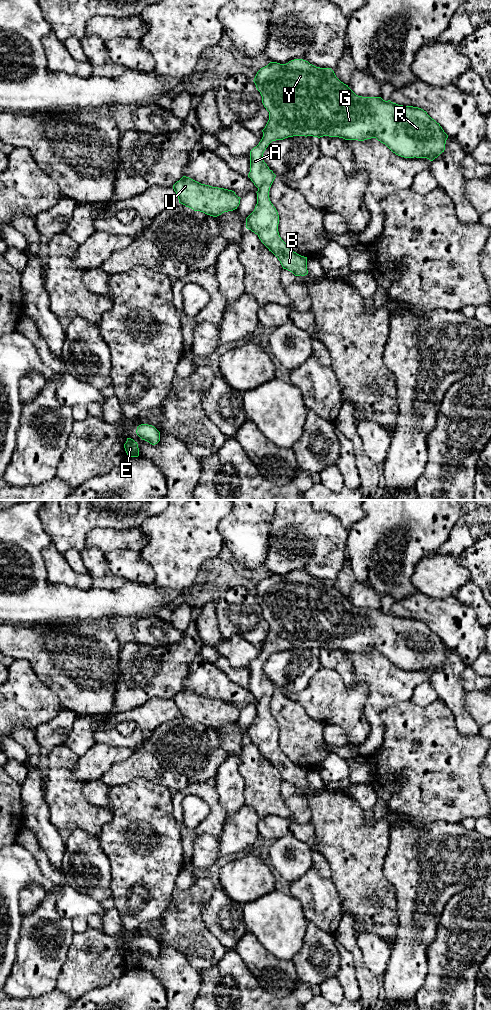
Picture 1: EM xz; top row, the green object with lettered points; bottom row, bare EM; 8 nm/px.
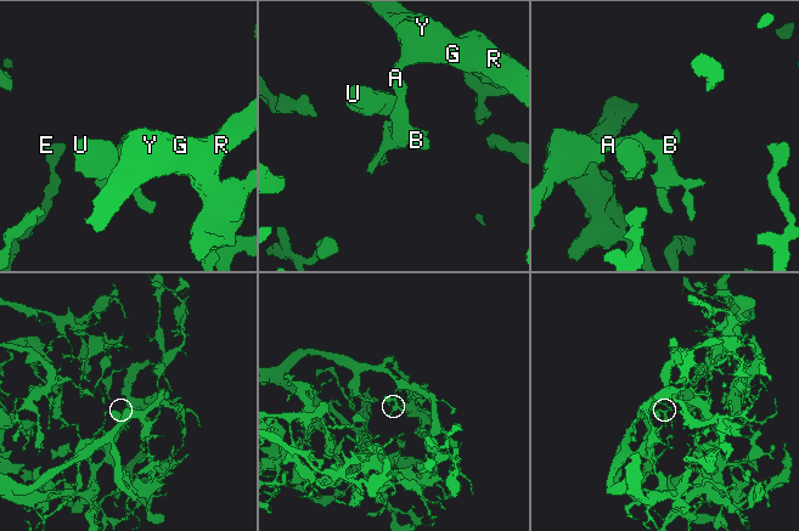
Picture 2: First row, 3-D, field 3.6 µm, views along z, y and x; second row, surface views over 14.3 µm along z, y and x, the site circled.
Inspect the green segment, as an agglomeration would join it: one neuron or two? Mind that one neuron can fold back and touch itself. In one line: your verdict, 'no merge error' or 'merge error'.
no merge error

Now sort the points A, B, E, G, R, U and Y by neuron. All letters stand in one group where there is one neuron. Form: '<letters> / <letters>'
A B E G R U Y

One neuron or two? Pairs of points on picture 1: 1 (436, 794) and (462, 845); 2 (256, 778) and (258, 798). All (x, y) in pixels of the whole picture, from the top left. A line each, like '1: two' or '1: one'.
1: two
2: one

